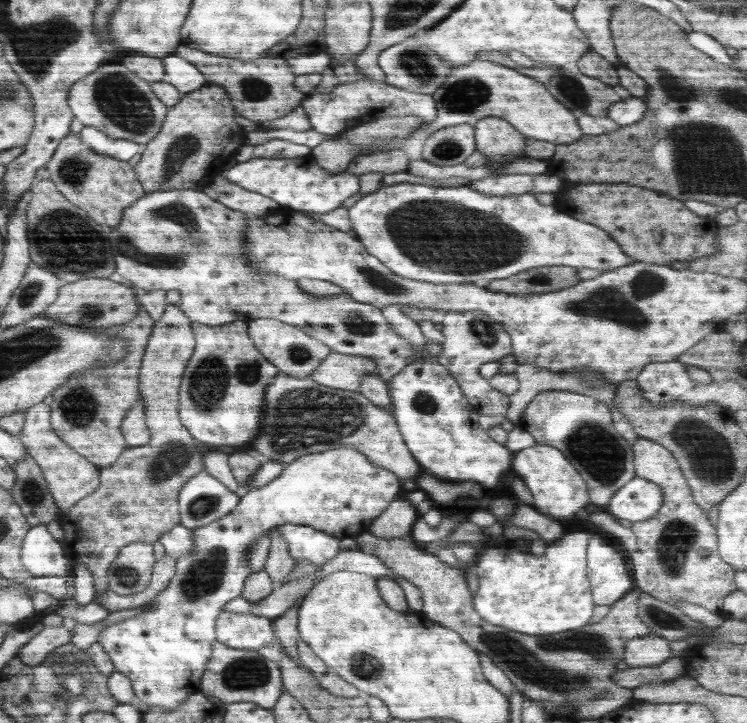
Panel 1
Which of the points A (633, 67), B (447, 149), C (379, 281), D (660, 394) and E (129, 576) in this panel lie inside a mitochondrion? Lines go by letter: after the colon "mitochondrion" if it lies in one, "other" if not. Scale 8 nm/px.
A: other
B: mitochondrion
C: mitochondrion
D: other
E: mitochondrion

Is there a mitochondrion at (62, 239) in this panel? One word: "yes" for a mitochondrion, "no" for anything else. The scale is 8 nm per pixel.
yes

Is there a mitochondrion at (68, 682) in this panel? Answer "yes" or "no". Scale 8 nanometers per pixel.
yes

